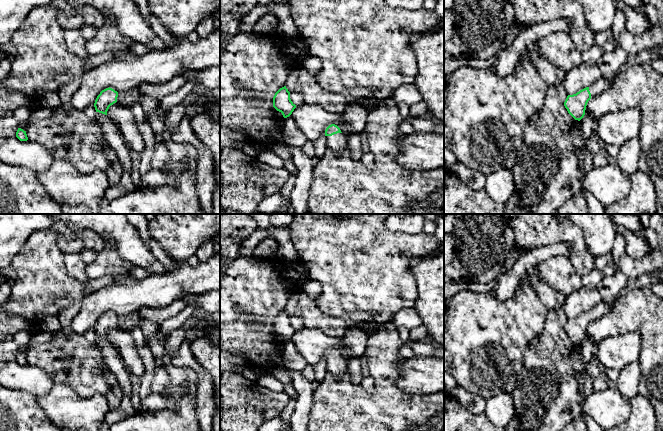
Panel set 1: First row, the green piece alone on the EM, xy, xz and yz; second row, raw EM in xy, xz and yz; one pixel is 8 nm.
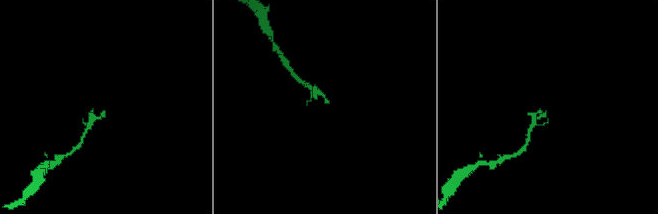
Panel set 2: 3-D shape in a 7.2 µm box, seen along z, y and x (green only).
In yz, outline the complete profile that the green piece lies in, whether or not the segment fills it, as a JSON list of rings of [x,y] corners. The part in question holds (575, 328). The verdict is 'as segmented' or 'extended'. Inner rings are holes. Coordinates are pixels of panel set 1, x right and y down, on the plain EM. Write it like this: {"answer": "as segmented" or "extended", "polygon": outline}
{"answer": "extended", "polygon": [[[616,300],[610,304],[606,304],[604,301],[601,301],[597,306],[592,310],[586,311],[576,318],[568,319],[564,330],[567,333],[568,337],[575,343],[580,345],[584,339],[588,325],[603,315],[607,314],[616,304]]]}

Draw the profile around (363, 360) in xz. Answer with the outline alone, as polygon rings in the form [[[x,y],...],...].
[[[367,355],[360,357],[360,364],[361,364],[361,372],[363,374],[363,377],[370,376]]]

